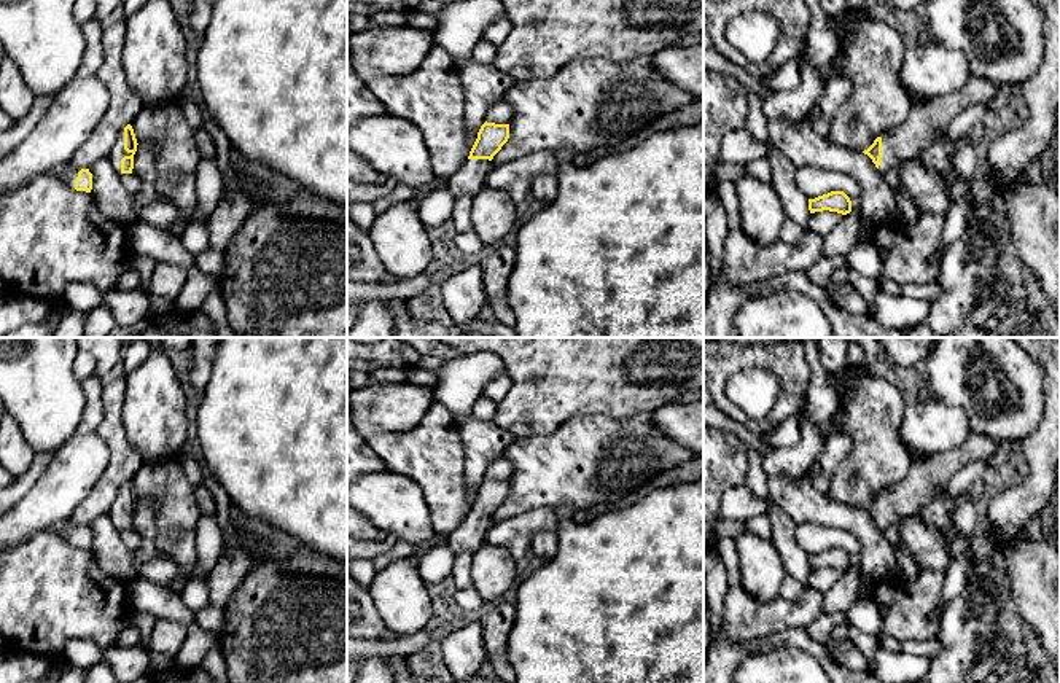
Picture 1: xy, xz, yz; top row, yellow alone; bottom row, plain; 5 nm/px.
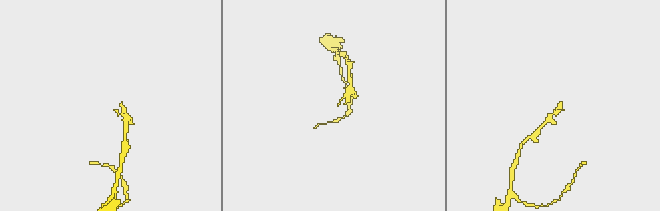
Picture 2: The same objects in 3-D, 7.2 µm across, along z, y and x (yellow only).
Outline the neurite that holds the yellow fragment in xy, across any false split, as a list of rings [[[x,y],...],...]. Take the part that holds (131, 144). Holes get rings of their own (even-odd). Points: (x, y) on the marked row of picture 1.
[[[131,124],[118,135],[108,159],[118,174],[132,174],[134,154],[137,151],[137,139]]]

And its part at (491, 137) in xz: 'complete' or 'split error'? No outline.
split error

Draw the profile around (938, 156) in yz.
[[[939,134],[918,151],[920,166],[944,180],[944,188],[949,191],[953,205],[961,202],[971,191],[953,166],[957,145],[958,142],[949,142],[945,134]]]

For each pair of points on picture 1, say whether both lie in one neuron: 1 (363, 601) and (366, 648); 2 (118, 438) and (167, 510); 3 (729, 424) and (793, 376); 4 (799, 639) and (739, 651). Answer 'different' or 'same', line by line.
1: different
2: different
3: different
4: same

